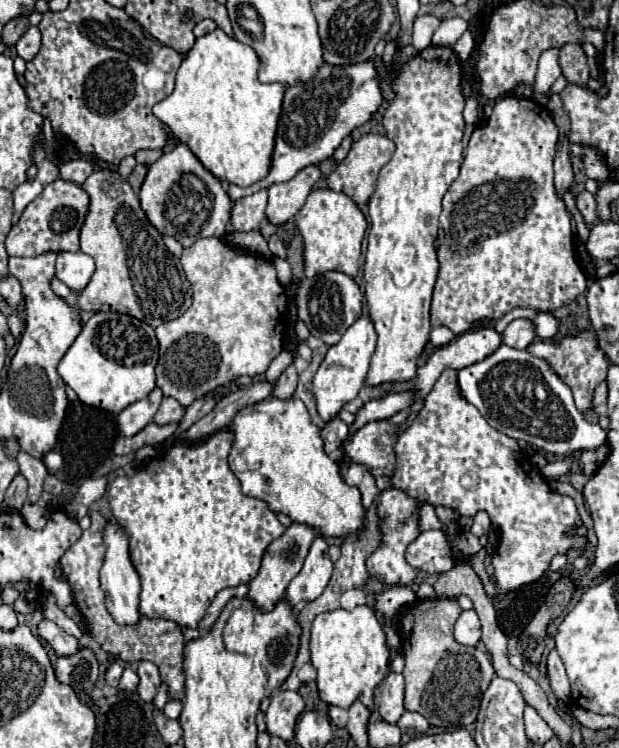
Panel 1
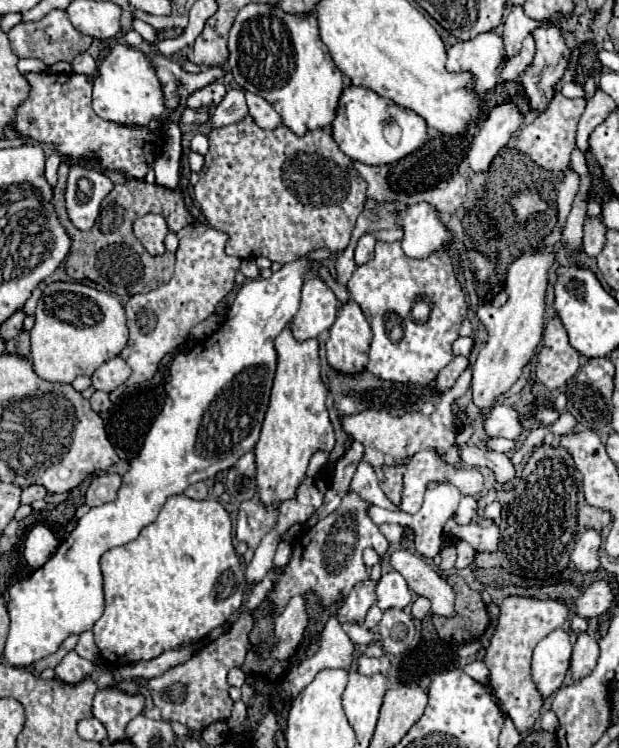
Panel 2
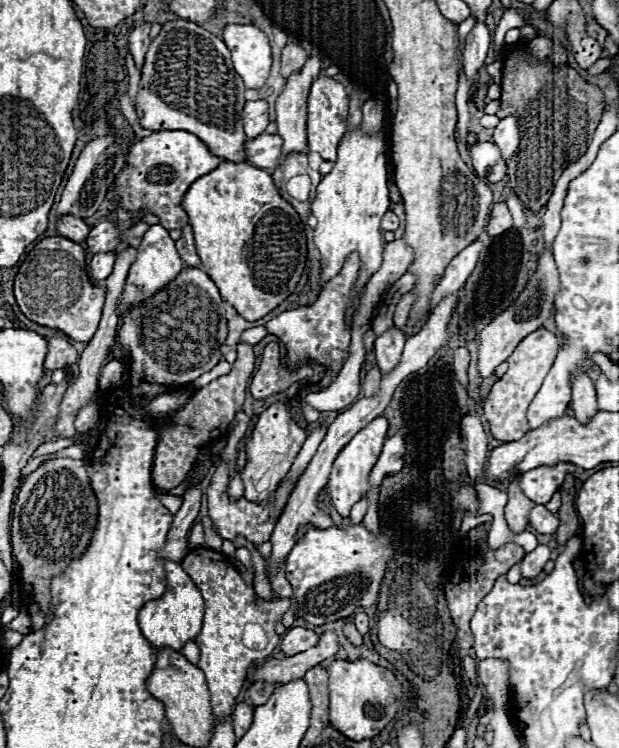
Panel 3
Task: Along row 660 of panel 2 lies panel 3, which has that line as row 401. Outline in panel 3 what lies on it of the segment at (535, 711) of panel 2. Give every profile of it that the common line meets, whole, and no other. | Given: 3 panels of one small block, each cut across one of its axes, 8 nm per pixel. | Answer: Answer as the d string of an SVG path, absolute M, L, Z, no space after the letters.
M538 328L536 332L528 334L518 344L514 354L508 358L508 364L510 364L508 372L492 386L492 390L488 394L488 404L484 402L484 416L488 420L492 436L496 440L512 442L512 440L522 438L530 430L528 422L526 422L528 404L532 402L534 394L540 390L546 374L550 372L550 366L554 364L556 354L558 354L558 338L552 332Z

